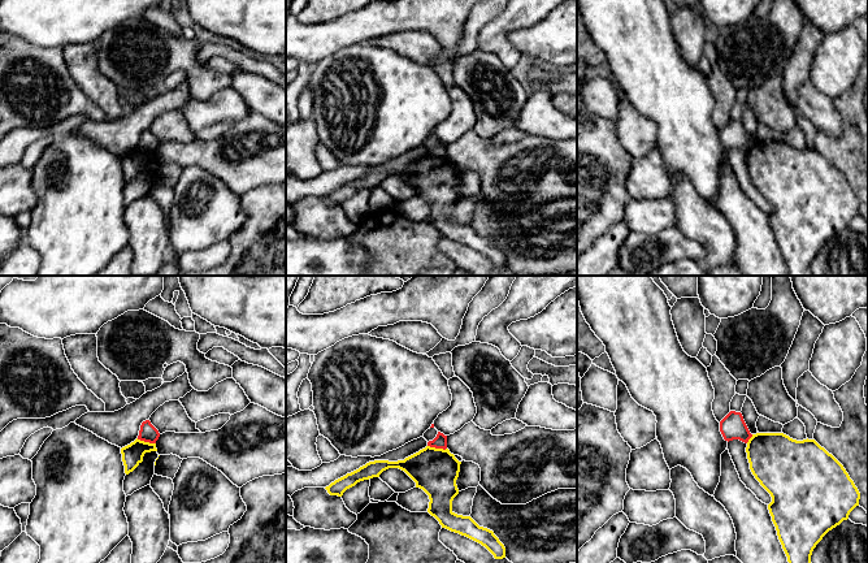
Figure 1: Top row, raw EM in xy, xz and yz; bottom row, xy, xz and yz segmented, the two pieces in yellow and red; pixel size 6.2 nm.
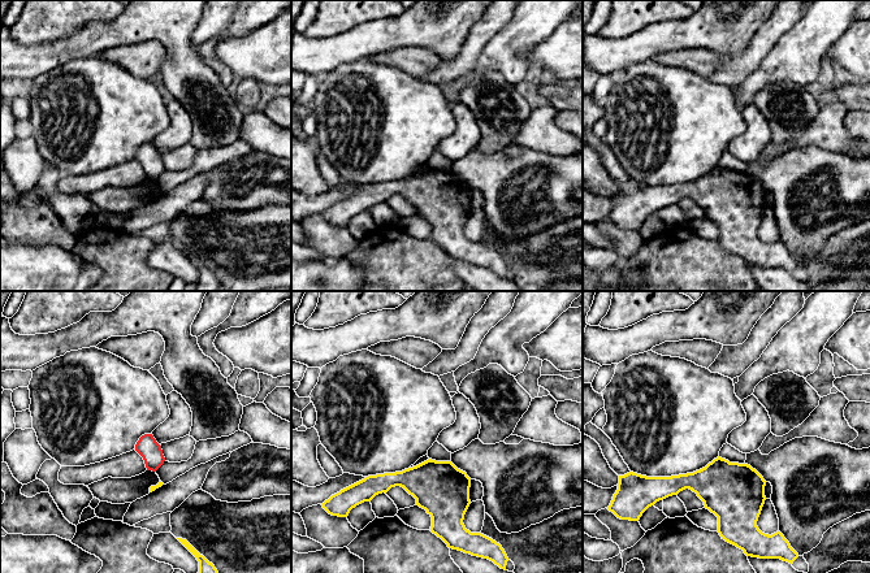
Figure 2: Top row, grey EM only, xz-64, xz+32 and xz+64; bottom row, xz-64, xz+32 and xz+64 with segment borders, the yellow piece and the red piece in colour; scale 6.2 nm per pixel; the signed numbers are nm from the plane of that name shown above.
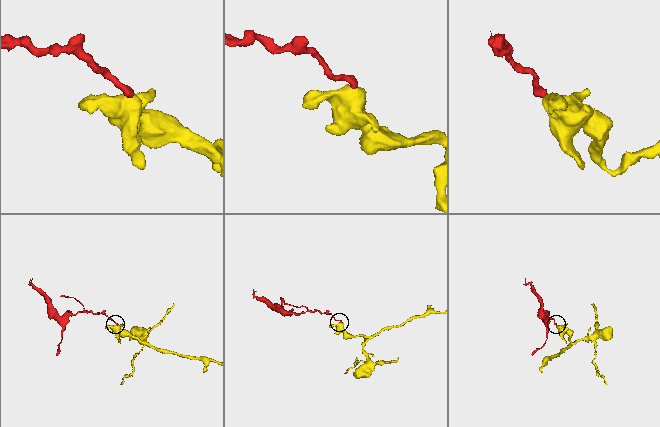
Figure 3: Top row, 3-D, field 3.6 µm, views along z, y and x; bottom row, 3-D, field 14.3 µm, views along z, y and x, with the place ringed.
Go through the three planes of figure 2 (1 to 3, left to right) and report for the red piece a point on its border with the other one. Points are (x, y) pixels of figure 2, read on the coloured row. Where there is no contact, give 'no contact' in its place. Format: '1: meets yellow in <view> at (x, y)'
1: no contact
2: no contact
3: no contact

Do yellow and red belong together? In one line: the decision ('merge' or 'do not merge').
do not merge

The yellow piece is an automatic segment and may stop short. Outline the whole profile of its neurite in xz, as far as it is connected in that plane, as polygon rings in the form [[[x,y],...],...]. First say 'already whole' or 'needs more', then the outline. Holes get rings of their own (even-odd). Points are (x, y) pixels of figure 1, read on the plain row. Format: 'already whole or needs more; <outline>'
already whole; [[[426,155],[404,169],[369,170],[359,178],[335,189],[325,198],[330,204],[342,205],[357,191],[379,186],[389,177],[404,179],[429,204],[428,221],[434,225],[442,237],[465,244],[485,255],[495,268],[505,267],[505,256],[492,239],[479,235],[470,225],[457,224],[452,220],[452,209],[459,203],[456,189],[460,173],[448,157]]]

